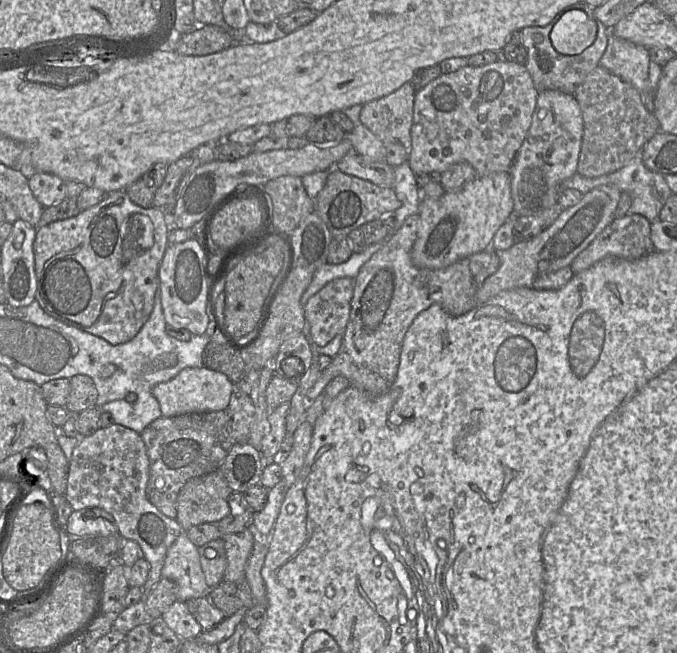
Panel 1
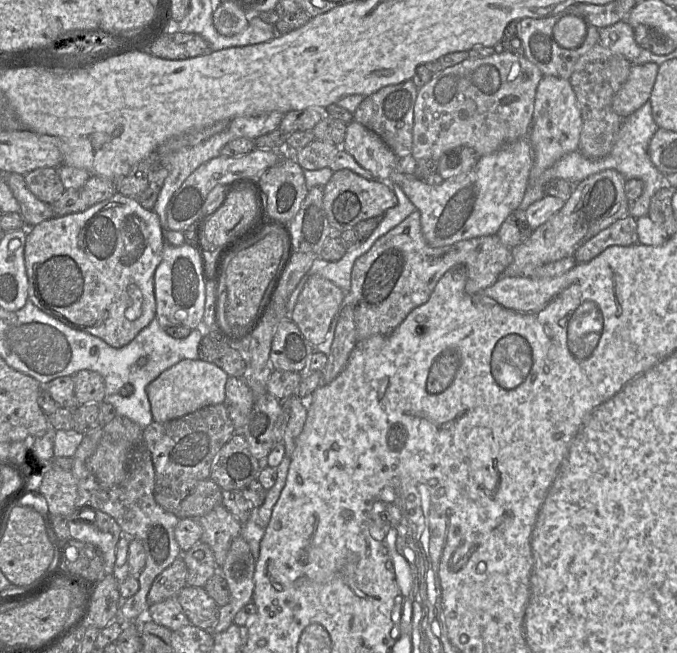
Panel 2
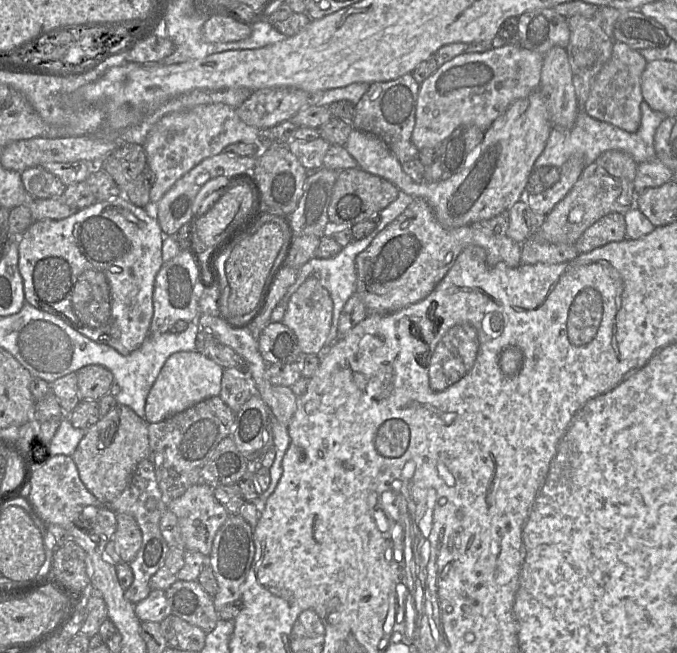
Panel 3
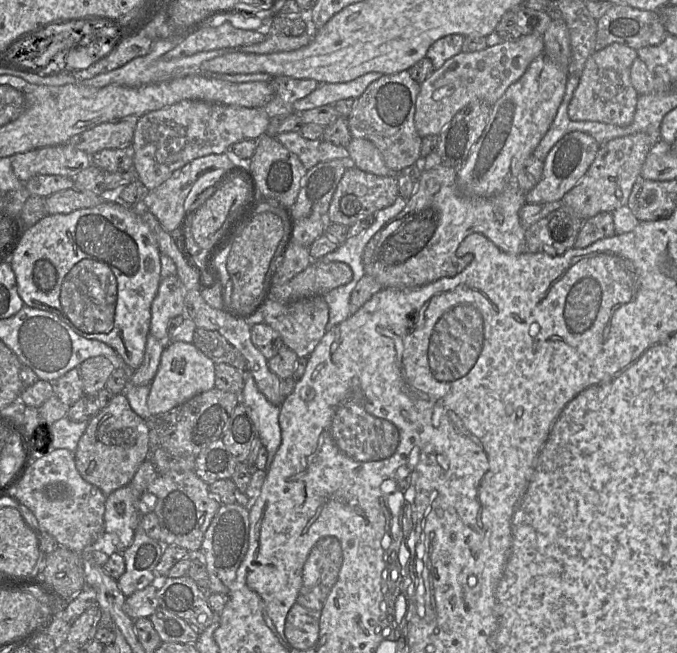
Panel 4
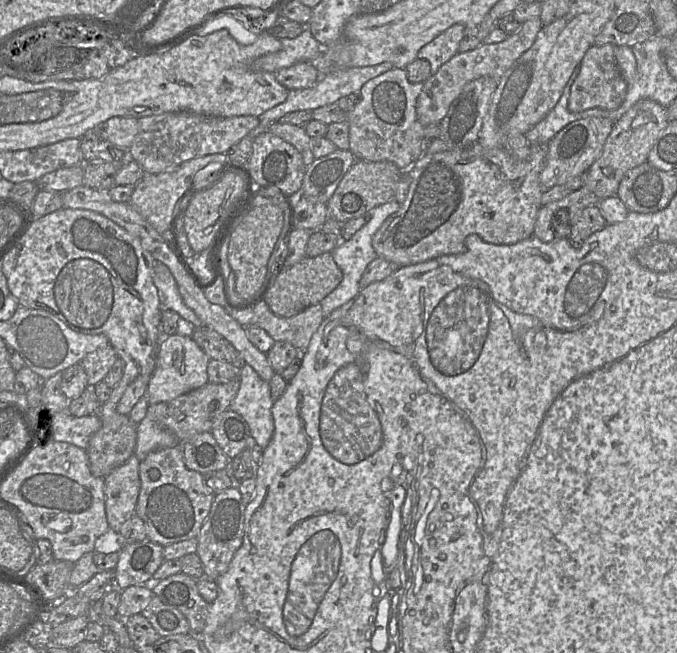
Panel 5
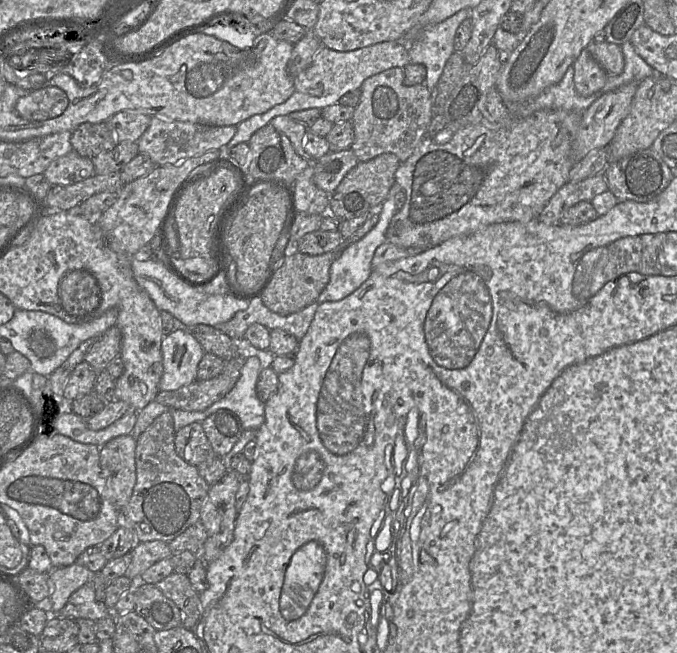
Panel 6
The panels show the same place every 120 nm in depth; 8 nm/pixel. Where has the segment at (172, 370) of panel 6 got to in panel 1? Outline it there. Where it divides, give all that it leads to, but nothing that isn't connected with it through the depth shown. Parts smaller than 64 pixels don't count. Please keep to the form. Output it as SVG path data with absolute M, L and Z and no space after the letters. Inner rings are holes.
M204 366L184 368L174 378L154 386L153 396L157 399L163 417L174 417L195 412L226 410L233 383L223 373Z

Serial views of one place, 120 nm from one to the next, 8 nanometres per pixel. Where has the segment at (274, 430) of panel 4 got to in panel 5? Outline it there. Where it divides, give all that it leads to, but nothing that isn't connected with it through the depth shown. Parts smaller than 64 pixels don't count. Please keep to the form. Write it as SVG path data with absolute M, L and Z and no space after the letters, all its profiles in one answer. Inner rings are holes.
M248 364L240 370L239 390L229 406L247 422L250 435L265 448L274 434L274 420L269 383L263 380Z

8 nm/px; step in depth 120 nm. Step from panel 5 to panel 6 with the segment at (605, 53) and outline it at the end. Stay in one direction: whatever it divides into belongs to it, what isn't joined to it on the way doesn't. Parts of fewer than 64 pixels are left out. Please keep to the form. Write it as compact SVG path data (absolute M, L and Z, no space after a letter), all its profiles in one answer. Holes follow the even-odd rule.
M584 49L573 63L574 86L581 96L589 96L603 89L608 74L595 61L591 53Z

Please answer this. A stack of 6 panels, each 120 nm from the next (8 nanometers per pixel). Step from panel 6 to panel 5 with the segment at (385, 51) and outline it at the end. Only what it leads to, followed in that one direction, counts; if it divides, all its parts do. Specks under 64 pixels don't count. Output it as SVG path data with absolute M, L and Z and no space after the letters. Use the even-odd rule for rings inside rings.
M383 62L374 66L352 67L348 69L341 69L339 71L331 71L328 74L322 74L319 81L313 87L289 90L288 96L284 102L267 110L258 117L259 125L254 128L248 136L253 140L259 134L268 131L268 126L271 123L279 121L280 118L287 113L299 110L315 110L328 104L337 103L340 98L349 94L359 94L362 86L367 81L393 68L394 66L392 63Z

